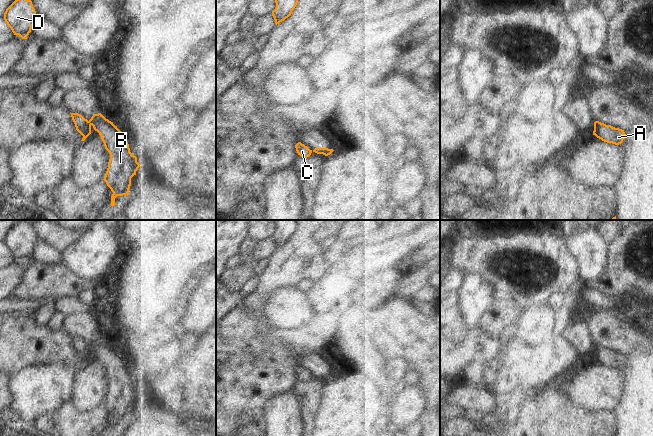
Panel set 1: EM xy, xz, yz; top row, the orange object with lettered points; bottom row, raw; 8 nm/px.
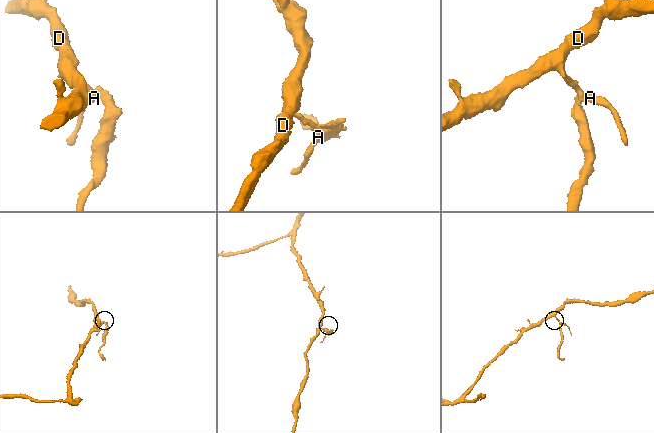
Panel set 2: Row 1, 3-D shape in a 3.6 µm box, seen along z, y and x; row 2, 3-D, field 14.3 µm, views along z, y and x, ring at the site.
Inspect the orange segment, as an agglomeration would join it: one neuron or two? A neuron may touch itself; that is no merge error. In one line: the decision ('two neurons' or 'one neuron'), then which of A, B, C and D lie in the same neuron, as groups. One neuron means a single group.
two neurons; groups A C D / B

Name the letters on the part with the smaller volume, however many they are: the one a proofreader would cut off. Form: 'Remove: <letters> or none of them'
Remove: B

